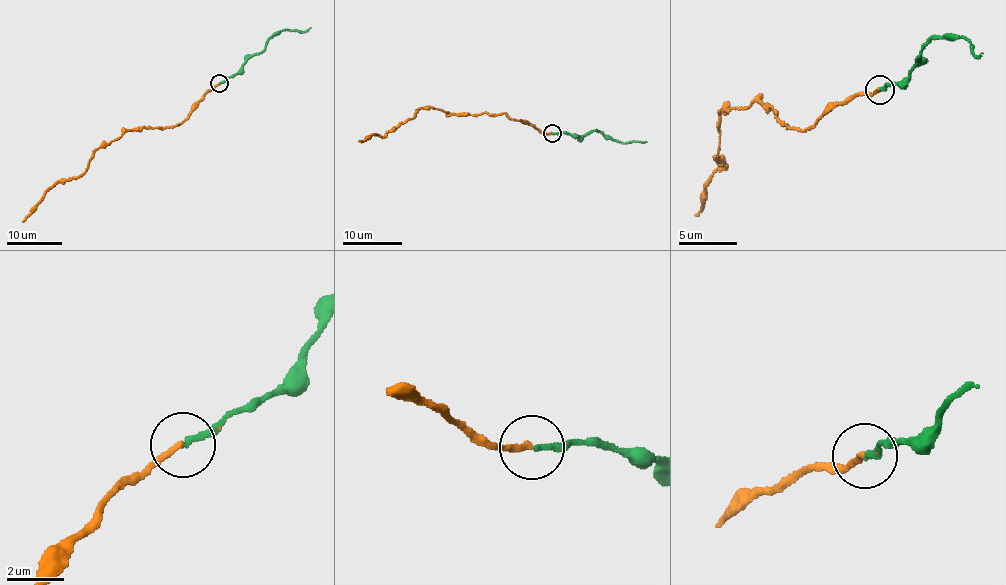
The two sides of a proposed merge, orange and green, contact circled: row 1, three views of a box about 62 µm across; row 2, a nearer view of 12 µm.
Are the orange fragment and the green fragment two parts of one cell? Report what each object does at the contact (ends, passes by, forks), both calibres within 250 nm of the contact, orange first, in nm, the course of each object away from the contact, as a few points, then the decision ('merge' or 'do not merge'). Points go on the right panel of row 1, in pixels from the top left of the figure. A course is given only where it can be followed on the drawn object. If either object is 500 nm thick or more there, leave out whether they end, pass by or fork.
orange passes by; green ends; calibres 150 and 200 nm; course orange (878, 90), (831, 107), (802, 131), (788, 129), (768, 102), (721, 107), (716, 154), (722, 166), (695, 216); course green (879, 91), (916, 64), (923, 45), (933, 38), (960, 36), (969, 44), (974, 56), (983, 54); merge

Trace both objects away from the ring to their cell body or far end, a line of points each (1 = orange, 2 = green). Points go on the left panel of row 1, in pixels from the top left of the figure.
1: (219, 84), (206, 90), (179, 124), (135, 127), (100, 146), (84, 173), (48, 188), (22, 222)
2: (220, 84), (233, 77), (247, 59), (261, 52), (270, 38), (281, 31), (305, 31), (311, 27)

